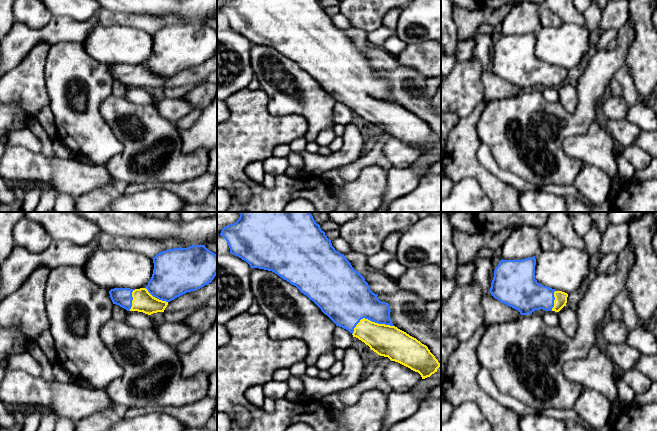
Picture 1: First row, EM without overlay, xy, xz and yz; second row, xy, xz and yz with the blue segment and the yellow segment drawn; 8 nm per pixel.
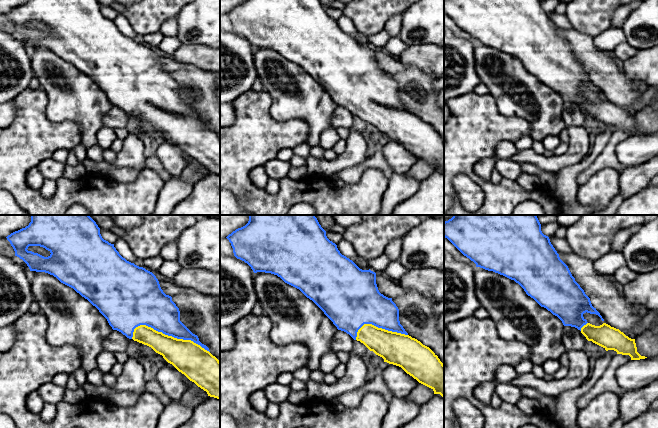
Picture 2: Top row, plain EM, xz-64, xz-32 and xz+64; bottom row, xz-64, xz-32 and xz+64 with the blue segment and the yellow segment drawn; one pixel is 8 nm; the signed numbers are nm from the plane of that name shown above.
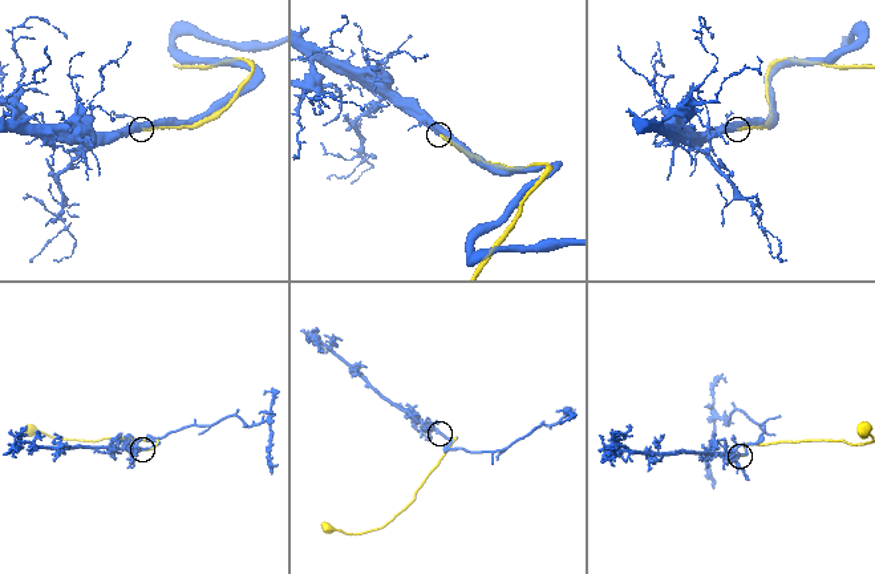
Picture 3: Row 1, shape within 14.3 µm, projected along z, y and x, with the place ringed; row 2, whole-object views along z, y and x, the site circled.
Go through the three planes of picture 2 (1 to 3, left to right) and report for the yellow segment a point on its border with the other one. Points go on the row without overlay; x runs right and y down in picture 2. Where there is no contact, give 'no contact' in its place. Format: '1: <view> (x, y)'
1: xz-64 (170, 111)
2: xz-32 (378, 103)
3: xz+64 (583, 101)

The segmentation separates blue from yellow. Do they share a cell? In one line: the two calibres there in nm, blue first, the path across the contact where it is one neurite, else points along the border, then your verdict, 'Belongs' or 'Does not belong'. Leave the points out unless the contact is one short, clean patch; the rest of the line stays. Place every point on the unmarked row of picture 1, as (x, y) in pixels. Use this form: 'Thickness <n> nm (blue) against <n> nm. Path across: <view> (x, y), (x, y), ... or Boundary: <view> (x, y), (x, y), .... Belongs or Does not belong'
Thickness 400 nm (blue) against 260 nm. Belongs

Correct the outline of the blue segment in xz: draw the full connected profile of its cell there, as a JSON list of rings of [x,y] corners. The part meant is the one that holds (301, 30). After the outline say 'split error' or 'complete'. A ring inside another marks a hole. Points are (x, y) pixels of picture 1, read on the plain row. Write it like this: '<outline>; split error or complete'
[[[230,0],[222,5],[220,11],[227,17],[231,30],[246,37],[251,44],[272,47],[296,62],[336,102],[348,106],[353,113],[364,118],[378,131],[388,133],[391,137],[418,148],[422,155],[430,153],[441,142],[426,121],[393,101],[389,80],[380,77],[378,71],[370,66],[364,53],[353,45],[344,30],[335,26],[319,0]]]; split error

